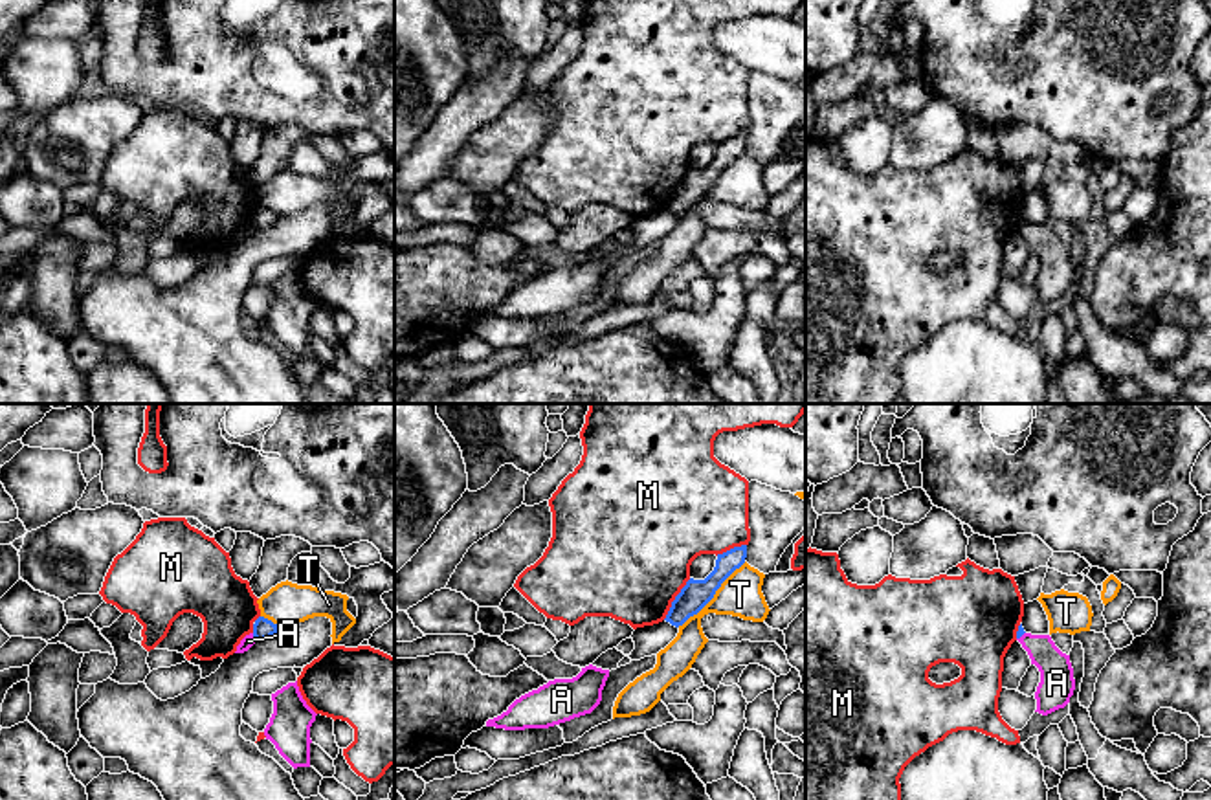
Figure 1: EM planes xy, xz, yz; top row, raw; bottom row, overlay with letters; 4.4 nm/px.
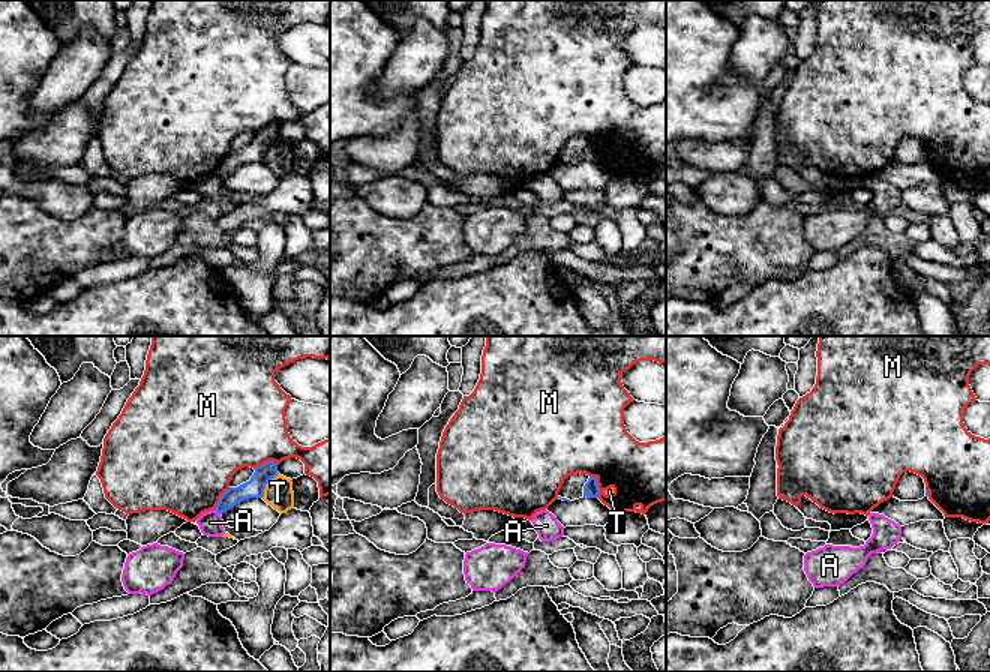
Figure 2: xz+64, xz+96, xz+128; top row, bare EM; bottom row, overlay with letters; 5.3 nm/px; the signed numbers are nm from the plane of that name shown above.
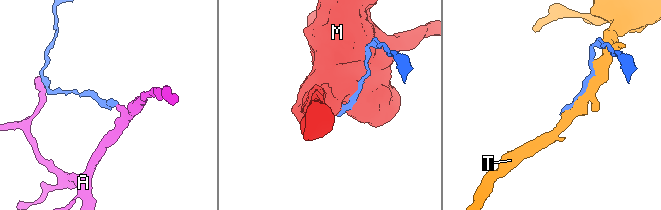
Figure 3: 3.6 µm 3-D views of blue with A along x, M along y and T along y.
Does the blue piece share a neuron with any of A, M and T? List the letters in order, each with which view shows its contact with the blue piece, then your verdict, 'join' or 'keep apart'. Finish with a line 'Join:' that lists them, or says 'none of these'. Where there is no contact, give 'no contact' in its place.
A: contact in xy; keep apart
M: contact in xz; keep apart
T: contact in xz; keep apart
Join: none of these

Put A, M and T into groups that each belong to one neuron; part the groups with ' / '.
A / M / T

